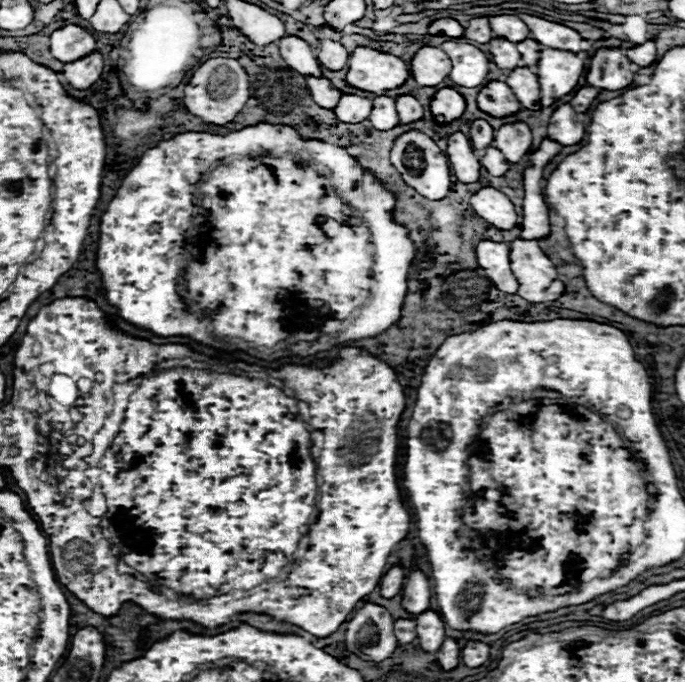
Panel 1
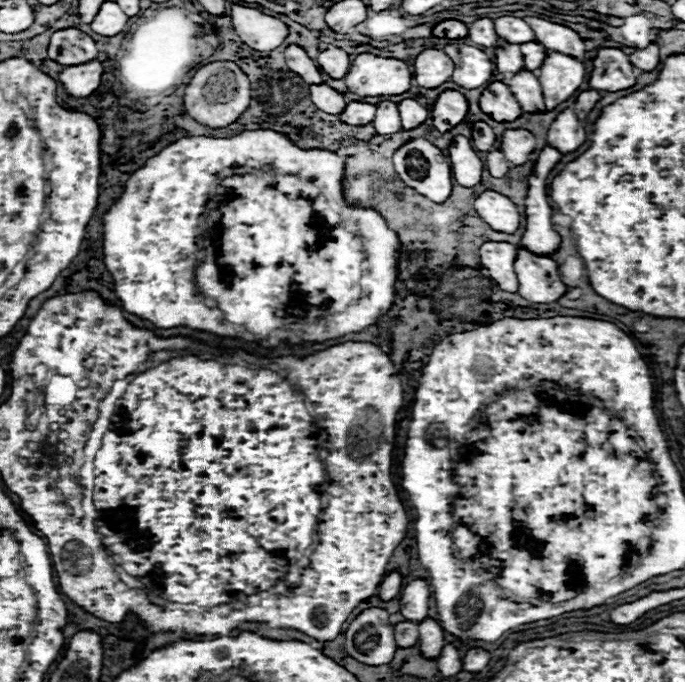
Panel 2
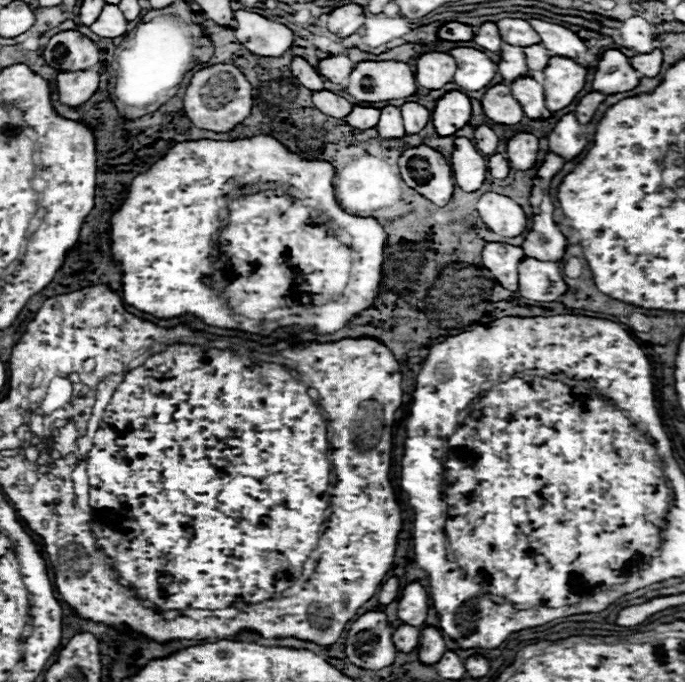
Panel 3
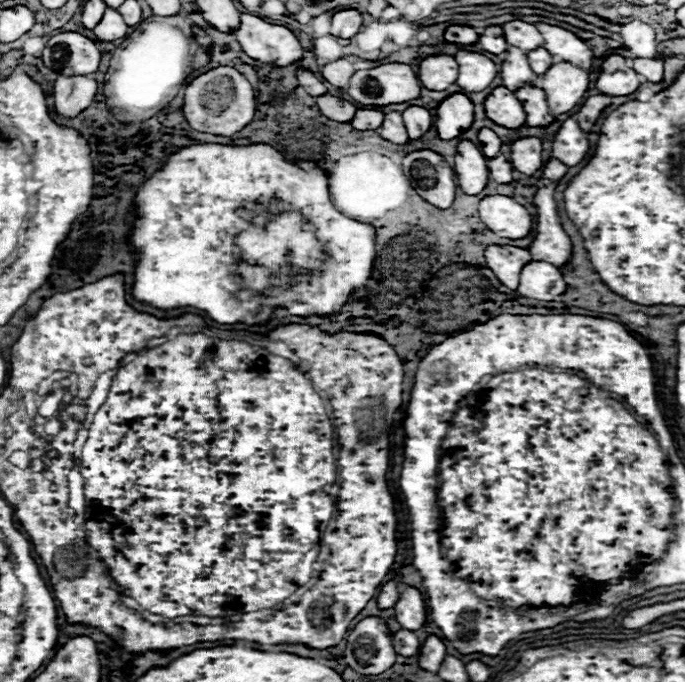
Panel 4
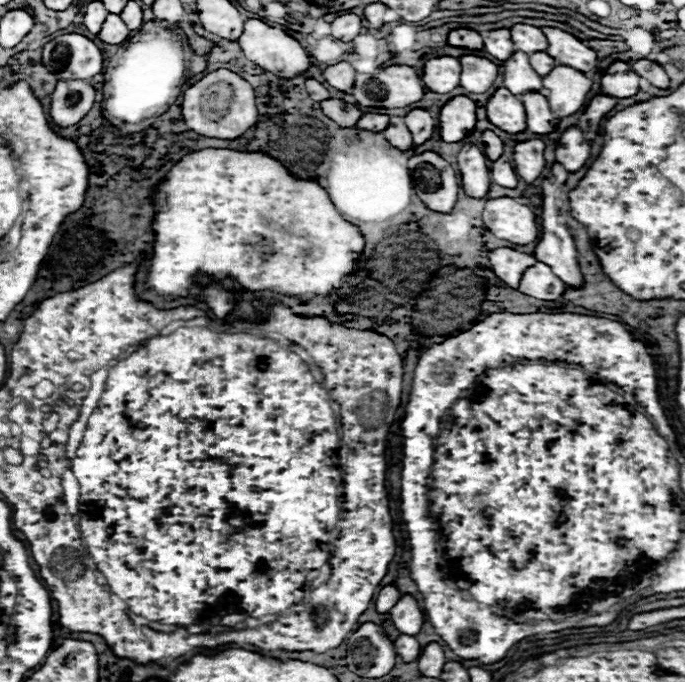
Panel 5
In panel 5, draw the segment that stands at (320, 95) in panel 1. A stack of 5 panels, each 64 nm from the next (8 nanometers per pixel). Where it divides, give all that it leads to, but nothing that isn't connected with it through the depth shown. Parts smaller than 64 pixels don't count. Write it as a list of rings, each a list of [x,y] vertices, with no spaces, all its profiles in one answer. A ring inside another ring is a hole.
[[[330,98],[330,100],[324,100],[320,106],[322,106],[322,112],[326,112],[326,116],[330,116],[330,120],[334,120],[342,128],[354,128],[356,122],[362,118],[362,112],[354,104],[348,104],[342,100]]]

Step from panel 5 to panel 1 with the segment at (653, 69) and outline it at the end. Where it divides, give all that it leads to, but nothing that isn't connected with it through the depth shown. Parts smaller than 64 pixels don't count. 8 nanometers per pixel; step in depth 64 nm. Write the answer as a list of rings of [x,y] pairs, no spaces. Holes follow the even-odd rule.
[[[648,40],[648,42],[644,42],[642,46],[634,46],[634,48],[626,50],[624,54],[626,54],[634,64],[638,64],[640,68],[644,68],[644,66],[650,66],[650,64],[656,60],[656,44],[654,44],[652,40]]]

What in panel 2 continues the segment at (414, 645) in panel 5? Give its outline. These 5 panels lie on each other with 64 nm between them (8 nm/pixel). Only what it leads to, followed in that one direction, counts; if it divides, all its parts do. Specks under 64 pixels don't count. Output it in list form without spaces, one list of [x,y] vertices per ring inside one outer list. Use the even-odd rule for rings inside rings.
[[[400,622],[394,626],[394,636],[398,648],[410,648],[418,642],[418,626],[410,622]]]

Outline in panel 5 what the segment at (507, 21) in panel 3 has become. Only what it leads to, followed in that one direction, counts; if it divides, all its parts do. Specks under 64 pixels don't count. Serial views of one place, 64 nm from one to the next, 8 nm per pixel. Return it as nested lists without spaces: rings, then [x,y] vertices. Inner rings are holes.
[[[516,24],[510,28],[510,34],[514,38],[514,46],[526,54],[532,52],[546,52],[548,50],[548,40],[542,34],[540,28],[528,26],[528,24]]]

